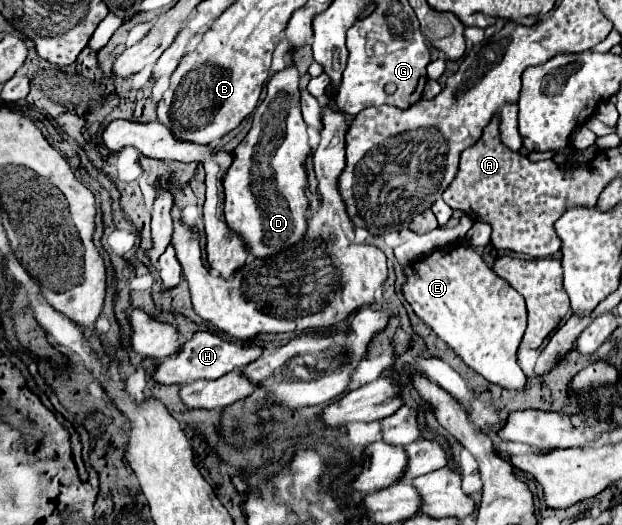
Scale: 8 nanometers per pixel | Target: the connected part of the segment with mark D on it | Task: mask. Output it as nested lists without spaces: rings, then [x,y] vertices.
[[[294,64],[288,68],[276,72],[268,80],[268,94],[260,106],[254,110],[254,120],[248,136],[240,142],[240,146],[234,150],[234,162],[224,176],[224,190],[226,190],[226,202],[224,202],[224,216],[232,230],[236,230],[244,242],[248,244],[248,250],[252,256],[264,258],[274,256],[278,250],[286,250],[298,240],[302,240],[306,232],[306,208],[308,208],[308,196],[304,192],[306,186],[306,158],[310,154],[308,146],[308,132],[306,122],[300,112],[300,90],[298,90],[298,70]]]

